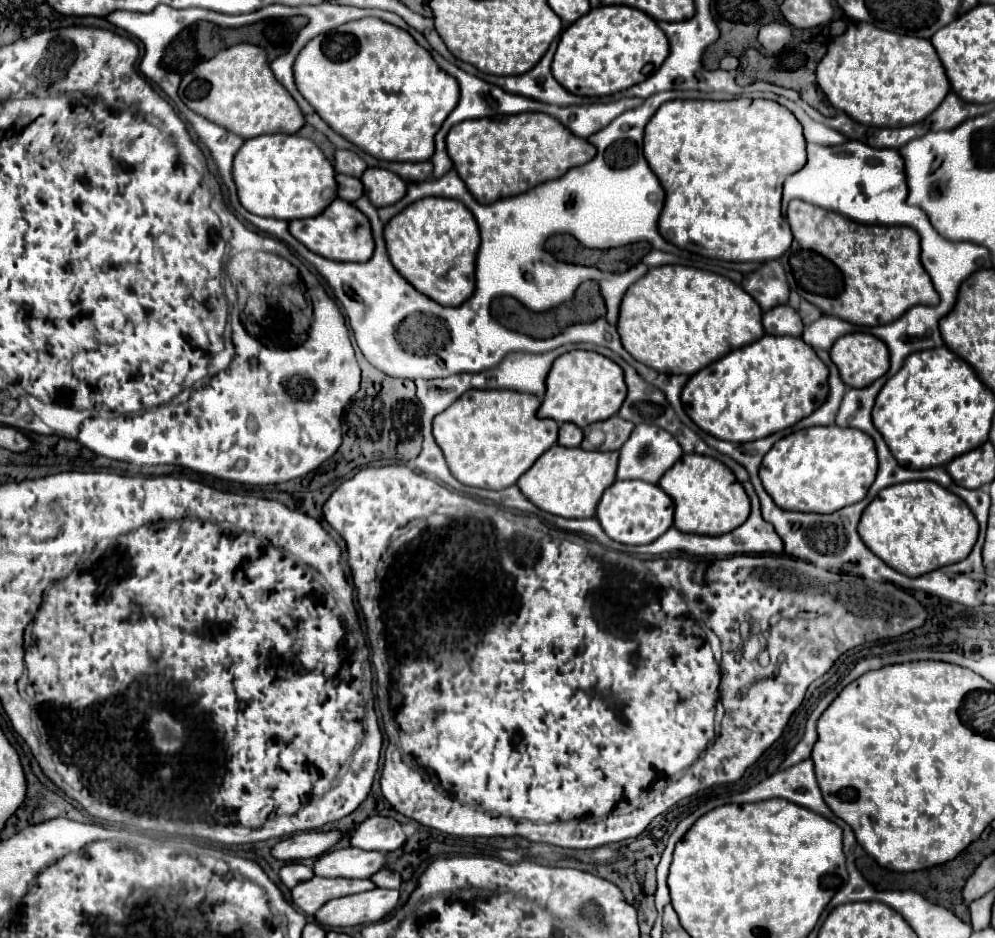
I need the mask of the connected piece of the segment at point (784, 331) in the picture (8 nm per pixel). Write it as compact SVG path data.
M790 305L772 307L770 311L764 313L762 323L764 323L764 329L766 329L768 335L792 335L792 337L800 337L802 329L804 329L798 311L792 309Z

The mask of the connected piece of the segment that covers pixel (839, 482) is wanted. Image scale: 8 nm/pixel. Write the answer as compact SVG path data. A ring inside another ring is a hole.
M808 427L794 431L766 453L760 479L774 503L786 511L834 513L862 501L876 479L878 457L872 437L860 429Z

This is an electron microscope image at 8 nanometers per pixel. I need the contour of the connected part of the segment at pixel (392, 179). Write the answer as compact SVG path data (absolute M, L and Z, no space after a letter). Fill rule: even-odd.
M378 167L366 169L362 175L362 183L364 183L366 197L376 207L386 207L400 201L408 189L408 183L400 179L396 173Z

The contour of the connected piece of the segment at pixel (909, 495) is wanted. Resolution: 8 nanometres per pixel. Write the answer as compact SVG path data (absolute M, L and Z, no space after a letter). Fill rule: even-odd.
M934 481L886 487L862 513L858 533L868 549L906 577L918 577L968 557L978 539L978 521L968 505Z

